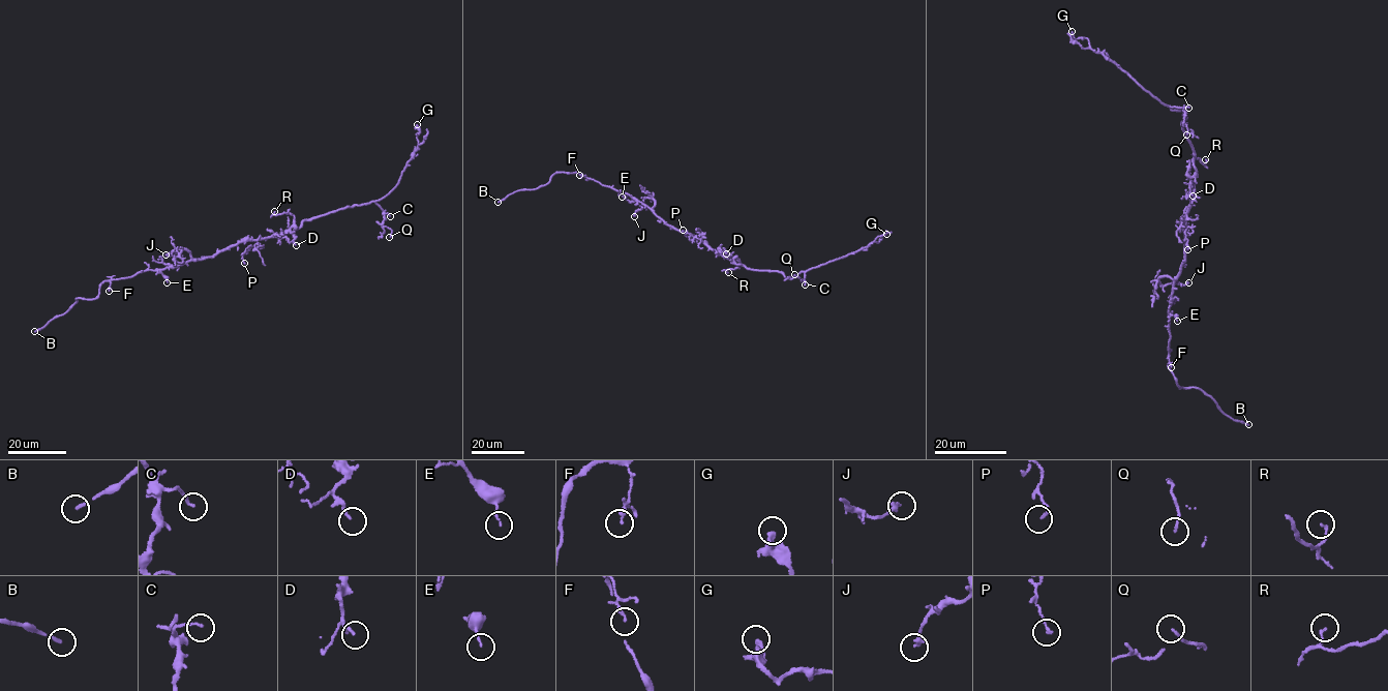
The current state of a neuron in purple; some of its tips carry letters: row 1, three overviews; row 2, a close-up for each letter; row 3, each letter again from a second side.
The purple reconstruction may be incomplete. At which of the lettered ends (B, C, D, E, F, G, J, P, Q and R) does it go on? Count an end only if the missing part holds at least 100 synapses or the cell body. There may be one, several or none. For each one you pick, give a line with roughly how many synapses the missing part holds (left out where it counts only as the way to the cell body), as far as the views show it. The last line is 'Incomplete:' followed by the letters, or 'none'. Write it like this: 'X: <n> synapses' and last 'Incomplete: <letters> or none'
Incomplete: B

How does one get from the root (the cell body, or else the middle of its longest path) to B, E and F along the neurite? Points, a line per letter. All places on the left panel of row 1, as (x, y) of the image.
B: (244, 241), (211, 257), (107, 280), (101, 283), (96, 297), (77, 298), (68, 310), (34, 331)
E: (244, 241), (211, 257), (161, 270), (167, 282)
F: (244, 241), (211, 257), (114, 279), (110, 281), (109, 291)

